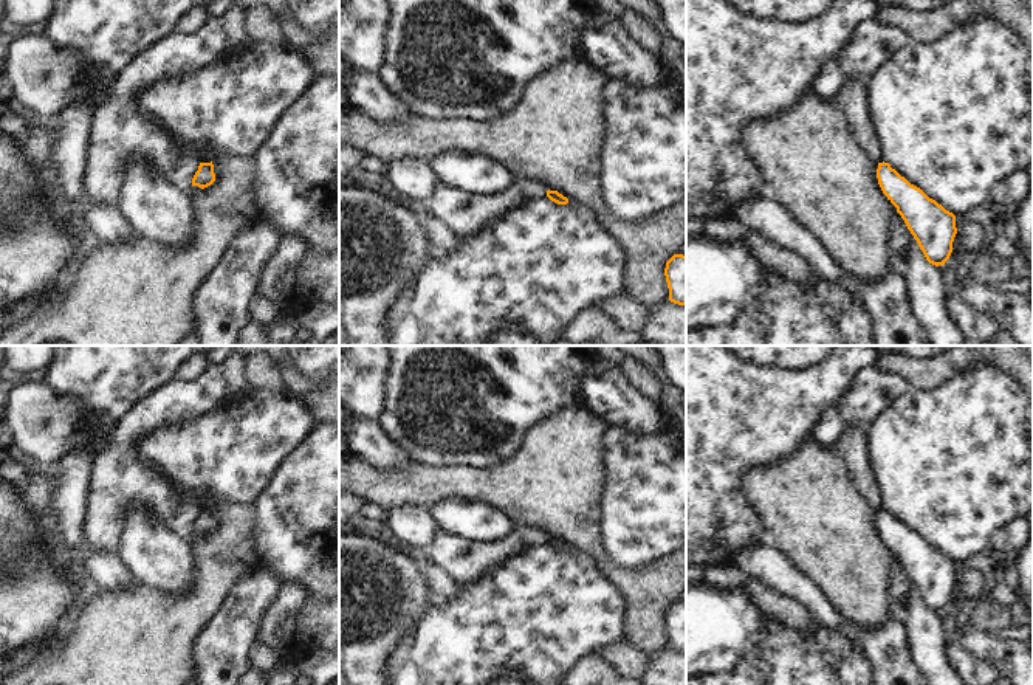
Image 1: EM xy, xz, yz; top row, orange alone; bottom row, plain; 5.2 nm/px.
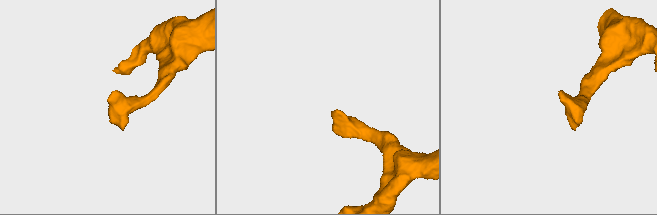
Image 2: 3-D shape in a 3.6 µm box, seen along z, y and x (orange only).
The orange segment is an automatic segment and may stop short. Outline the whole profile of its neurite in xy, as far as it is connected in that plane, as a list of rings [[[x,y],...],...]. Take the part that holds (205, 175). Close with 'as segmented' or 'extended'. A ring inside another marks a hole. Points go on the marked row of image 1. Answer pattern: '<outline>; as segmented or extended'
[[[200,163],[198,170],[192,178],[192,186],[198,186],[201,189],[211,186],[215,181],[214,164],[211,163]]]; as segmented

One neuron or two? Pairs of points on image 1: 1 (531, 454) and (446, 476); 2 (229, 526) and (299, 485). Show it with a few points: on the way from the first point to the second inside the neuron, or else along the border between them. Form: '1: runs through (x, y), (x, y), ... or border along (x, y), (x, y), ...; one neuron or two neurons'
1: runs through (510, 476), (507, 479), (468, 479); one neuron
2: border along (251, 506), (254, 512), (254, 549); two neurons

